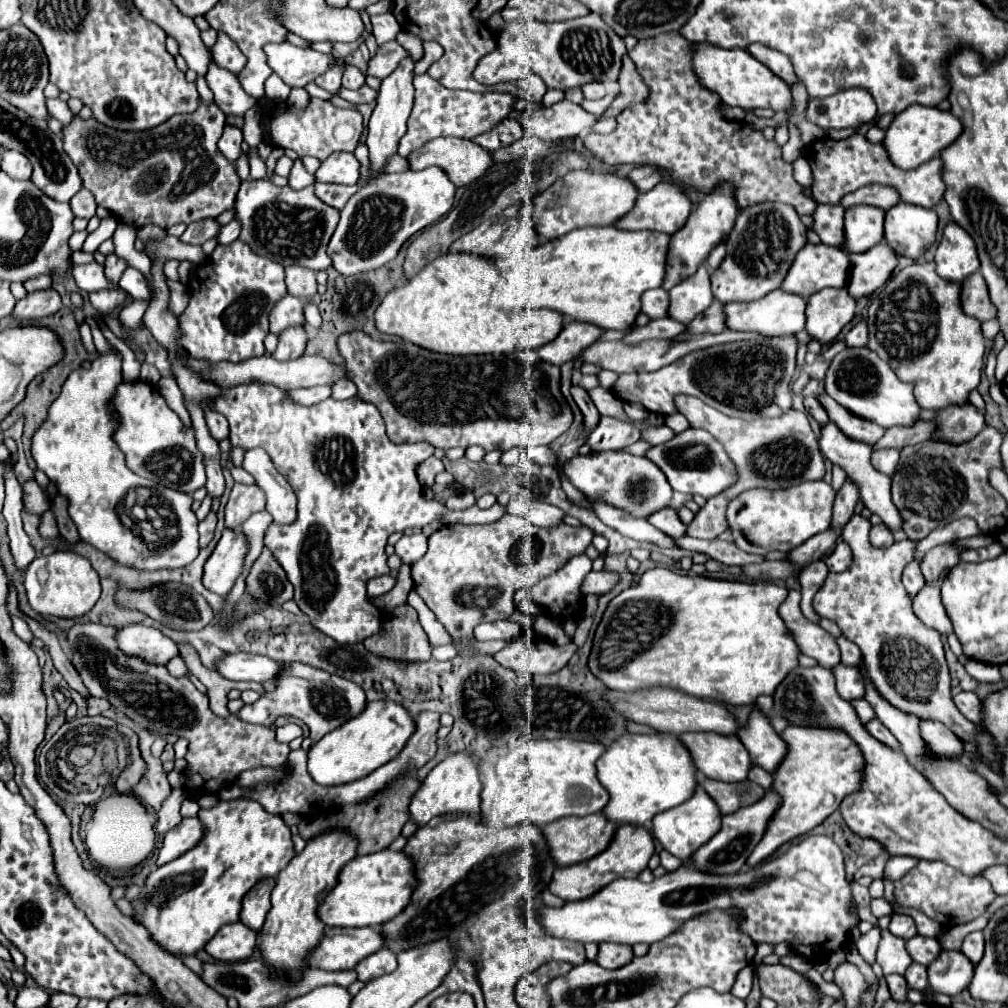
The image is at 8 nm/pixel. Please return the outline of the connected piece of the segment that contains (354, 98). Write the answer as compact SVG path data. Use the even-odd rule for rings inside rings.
M363 85L363 89L357 89L357 91L343 89L343 87L341 87L337 95L339 95L339 97L343 97L345 101L349 101L349 103L359 105L359 103L371 103L371 101L375 101L377 91L373 91L373 89L371 89L371 87L367 87L367 85Z

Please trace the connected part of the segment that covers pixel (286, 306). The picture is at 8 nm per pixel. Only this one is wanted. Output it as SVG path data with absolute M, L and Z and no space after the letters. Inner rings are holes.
M285 295L279 301L279 305L275 305L275 309L271 311L269 321L271 321L271 333L275 333L277 337L289 327L303 327L305 325L303 301L293 295Z

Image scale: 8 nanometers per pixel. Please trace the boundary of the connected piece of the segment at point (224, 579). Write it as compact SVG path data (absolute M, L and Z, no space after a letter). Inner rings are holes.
M225 529L213 555L205 563L203 585L217 595L227 595L233 589L237 577L243 573L247 551L249 547L243 531Z

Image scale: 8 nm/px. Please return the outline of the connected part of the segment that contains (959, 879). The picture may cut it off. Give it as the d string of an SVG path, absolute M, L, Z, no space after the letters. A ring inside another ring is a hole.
M921 859L917 867L913 867L907 875L903 875L899 881L895 881L895 897L897 903L903 907L913 907L923 911L929 919L937 921L941 927L949 929L955 925L963 925L973 921L975 917L983 915L985 909L993 903L997 897L991 889L991 883L985 877L963 877L957 869L951 869L949 865L941 861L925 861Z

